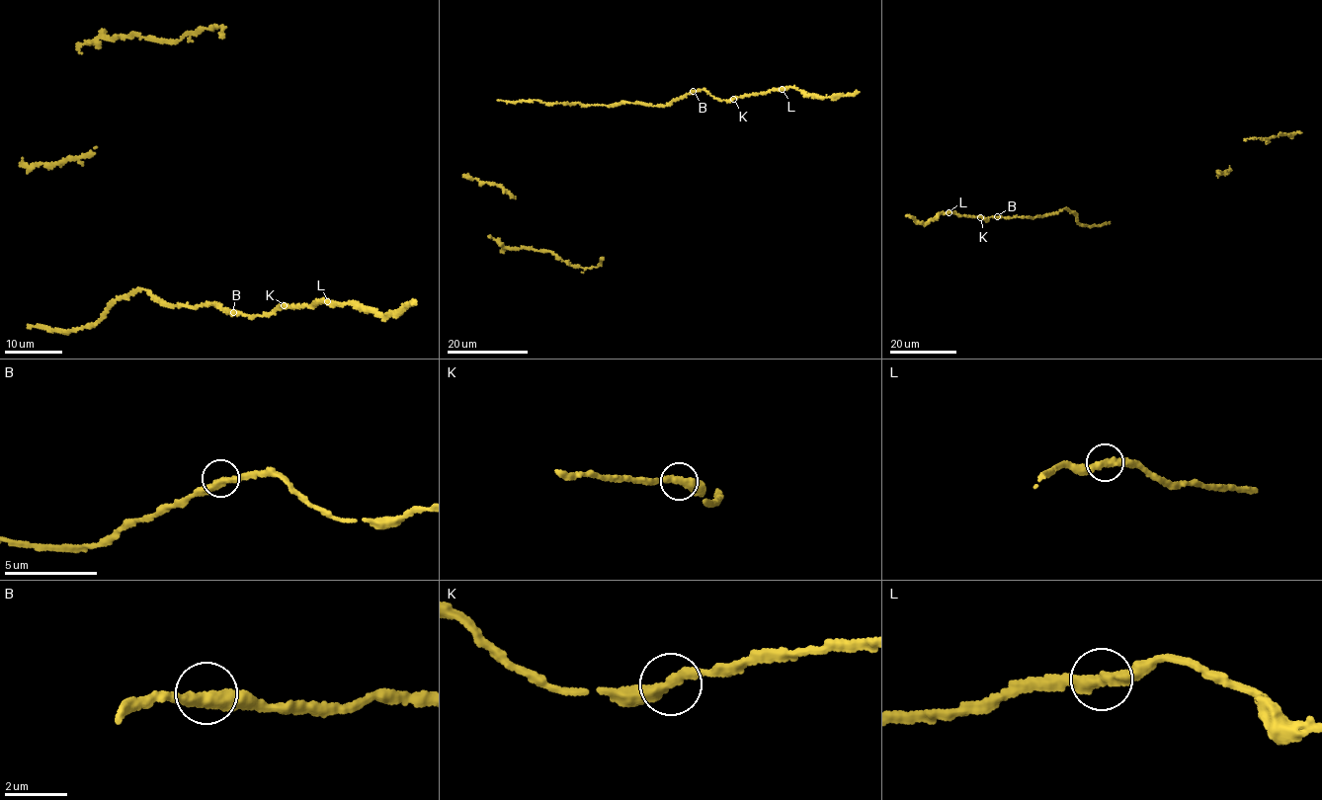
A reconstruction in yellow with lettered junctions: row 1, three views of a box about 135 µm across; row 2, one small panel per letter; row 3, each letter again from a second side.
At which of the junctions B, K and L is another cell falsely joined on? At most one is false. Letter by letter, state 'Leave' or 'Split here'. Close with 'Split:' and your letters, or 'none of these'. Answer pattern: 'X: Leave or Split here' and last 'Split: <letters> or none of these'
B: Leave
K: Leave
L: Leave
Split: none of these

